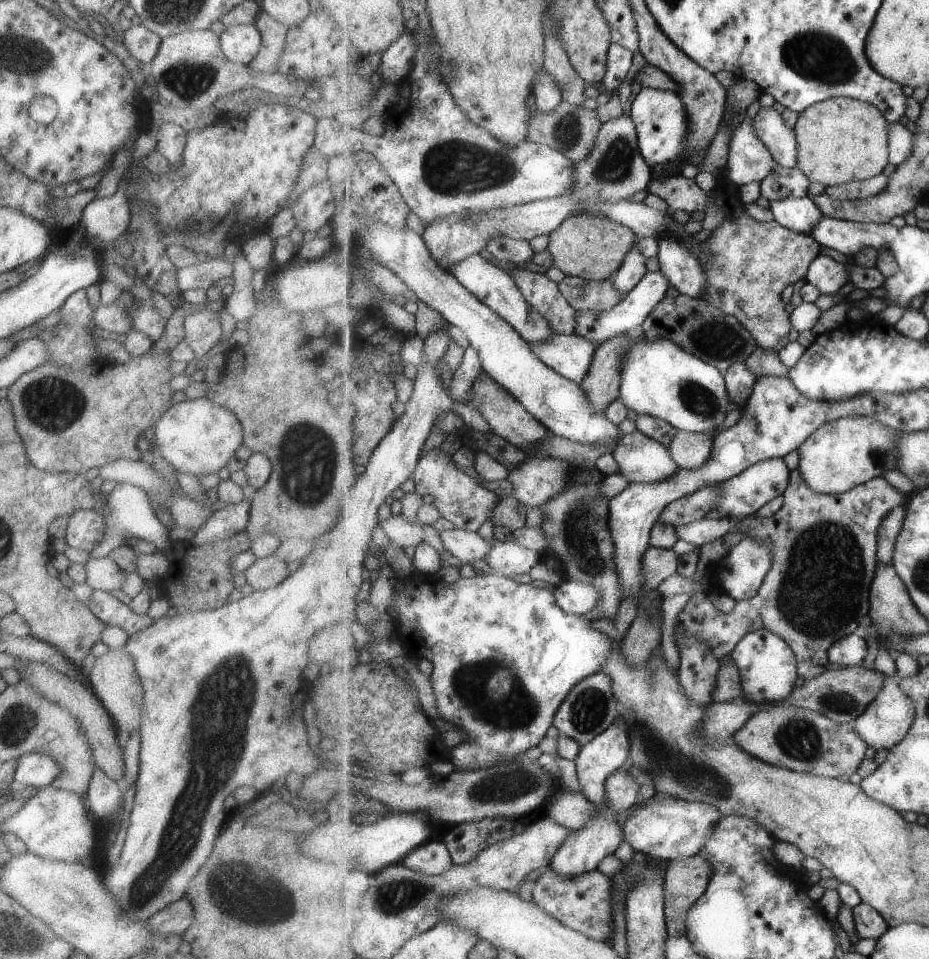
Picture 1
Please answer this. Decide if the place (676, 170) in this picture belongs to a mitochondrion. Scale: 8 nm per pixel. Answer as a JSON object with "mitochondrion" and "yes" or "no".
{"mitochondrion":"no"}

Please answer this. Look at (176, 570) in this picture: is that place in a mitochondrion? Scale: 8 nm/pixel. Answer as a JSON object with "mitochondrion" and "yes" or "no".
{"mitochondrion":"no"}

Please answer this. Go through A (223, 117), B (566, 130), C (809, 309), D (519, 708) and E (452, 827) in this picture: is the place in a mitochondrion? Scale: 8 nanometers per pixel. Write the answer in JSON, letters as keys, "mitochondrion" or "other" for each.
{"A":"other","B":"mitochondrion","C":"other","D":"mitochondrion","E":"other"}

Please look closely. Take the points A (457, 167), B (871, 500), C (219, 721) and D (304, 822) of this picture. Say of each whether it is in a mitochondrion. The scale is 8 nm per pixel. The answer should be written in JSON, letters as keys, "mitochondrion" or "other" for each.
{"A":"mitochondrion","B":"other","C":"mitochondrion","D":"other"}

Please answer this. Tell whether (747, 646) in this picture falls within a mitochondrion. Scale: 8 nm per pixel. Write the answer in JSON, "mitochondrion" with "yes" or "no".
{"mitochondrion":"no"}

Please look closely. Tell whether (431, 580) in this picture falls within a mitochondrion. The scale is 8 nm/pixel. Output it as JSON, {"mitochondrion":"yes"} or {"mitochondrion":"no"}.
{"mitochondrion":"no"}

